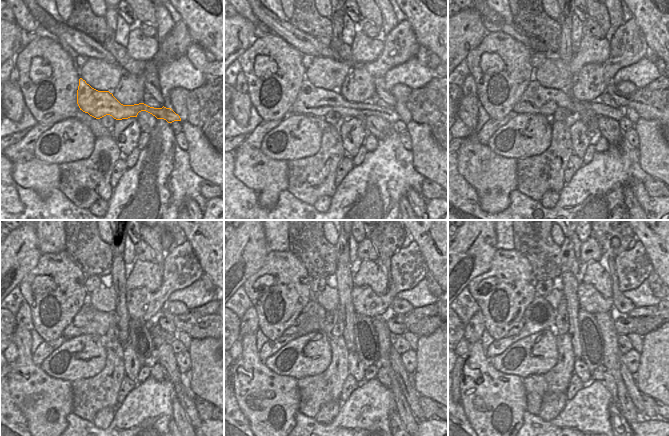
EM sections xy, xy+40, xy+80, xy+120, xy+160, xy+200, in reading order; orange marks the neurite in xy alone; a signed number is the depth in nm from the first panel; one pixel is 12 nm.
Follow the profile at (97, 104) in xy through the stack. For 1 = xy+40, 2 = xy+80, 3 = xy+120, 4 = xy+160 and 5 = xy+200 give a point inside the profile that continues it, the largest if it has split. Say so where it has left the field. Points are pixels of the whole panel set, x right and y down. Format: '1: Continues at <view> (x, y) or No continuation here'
1: Continues at xy+40 (311, 100)
2: Continues at xy+80 (536, 99)
3: Continues at xy+120 (81, 325)
4: Continues at xy+160 (303, 323)
5: Continues at xy+200 (516, 329).

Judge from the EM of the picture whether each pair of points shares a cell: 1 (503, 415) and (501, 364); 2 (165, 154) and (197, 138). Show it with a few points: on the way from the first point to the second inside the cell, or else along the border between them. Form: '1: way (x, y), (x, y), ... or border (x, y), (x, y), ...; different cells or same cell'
1: border (488, 358), (495, 368), (523, 378); different cells
2: border (187, 150), (189, 165), (195, 172); different cells

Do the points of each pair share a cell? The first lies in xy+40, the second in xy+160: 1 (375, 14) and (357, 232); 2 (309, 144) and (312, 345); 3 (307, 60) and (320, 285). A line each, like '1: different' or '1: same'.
1: different
2: same
3: same

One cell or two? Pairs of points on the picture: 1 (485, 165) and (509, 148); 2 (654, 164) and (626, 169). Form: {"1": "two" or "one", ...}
{"1": "two", "2": "two"}

